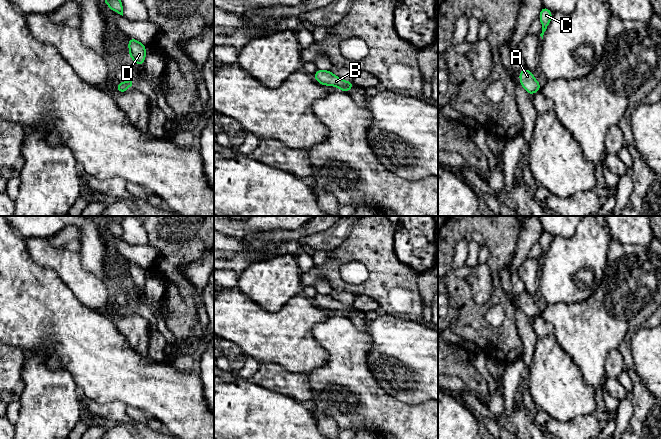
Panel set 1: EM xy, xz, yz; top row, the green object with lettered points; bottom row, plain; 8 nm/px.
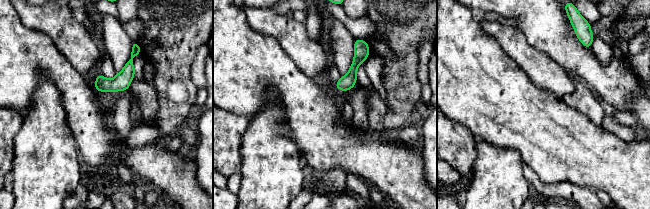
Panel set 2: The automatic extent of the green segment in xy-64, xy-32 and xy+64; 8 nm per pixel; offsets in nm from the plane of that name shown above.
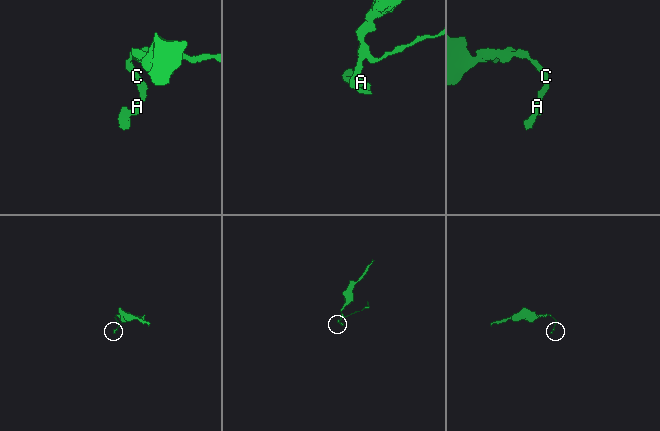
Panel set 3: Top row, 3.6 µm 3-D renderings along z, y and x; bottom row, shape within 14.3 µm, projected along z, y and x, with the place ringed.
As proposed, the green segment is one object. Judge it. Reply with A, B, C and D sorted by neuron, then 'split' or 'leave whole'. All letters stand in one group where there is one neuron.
A B C D; leave whole

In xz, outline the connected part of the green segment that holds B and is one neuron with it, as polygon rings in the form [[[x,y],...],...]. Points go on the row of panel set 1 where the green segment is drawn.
[[[317,69],[313,78],[324,86],[336,86],[345,93],[355,86],[353,82],[345,81],[335,76],[330,70]]]

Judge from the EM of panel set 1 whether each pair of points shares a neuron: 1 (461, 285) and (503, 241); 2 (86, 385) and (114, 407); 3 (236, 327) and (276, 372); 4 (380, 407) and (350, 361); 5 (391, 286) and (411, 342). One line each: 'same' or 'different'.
1: same
2: different
3: different
4: same
5: different

